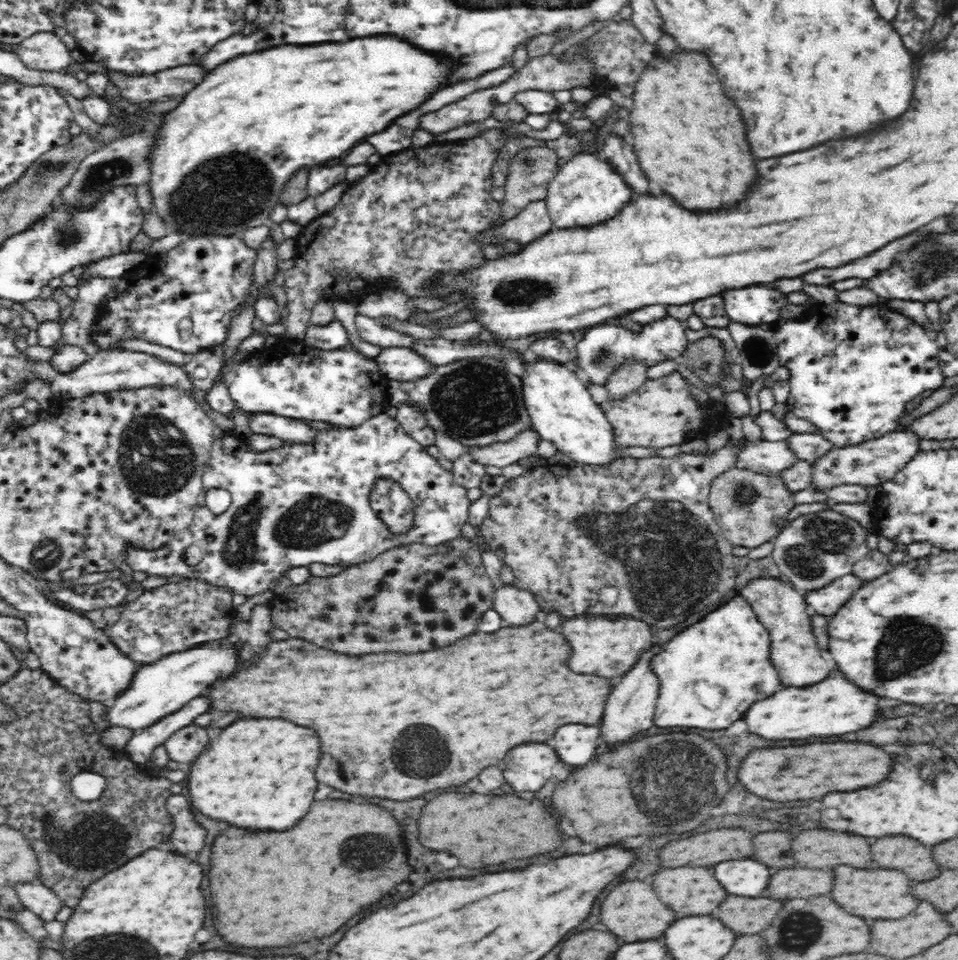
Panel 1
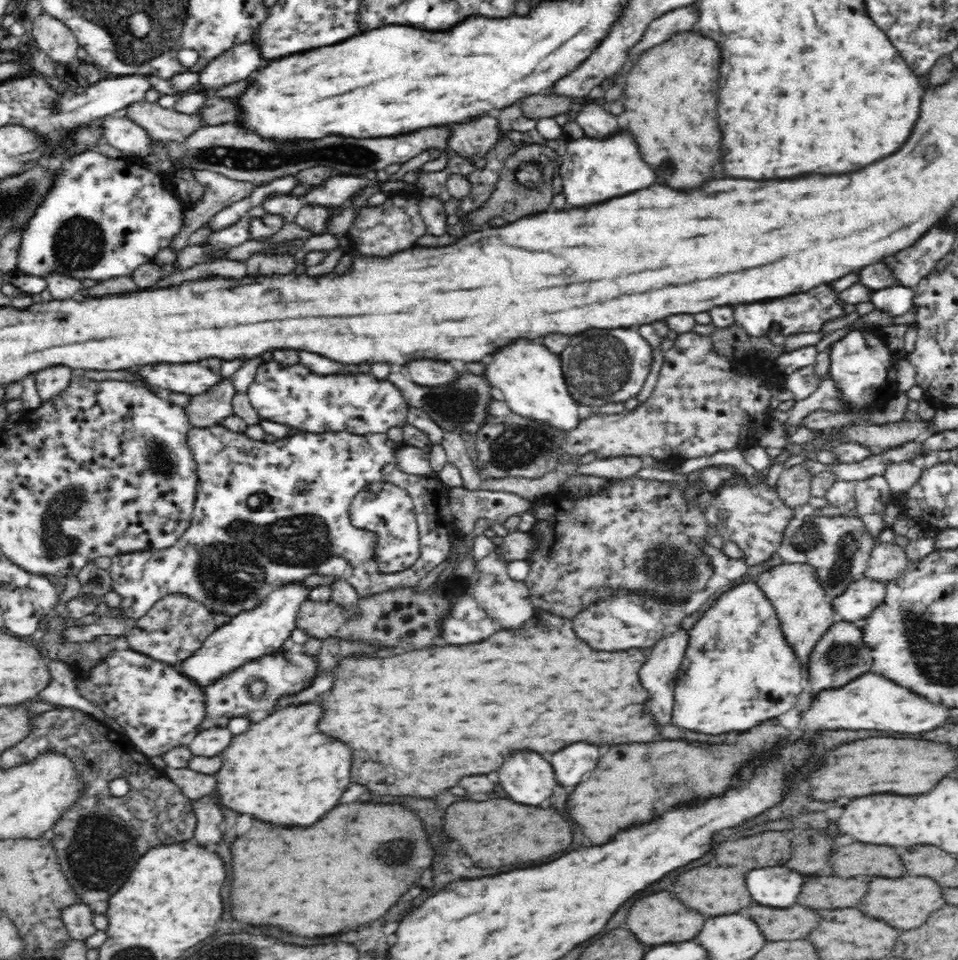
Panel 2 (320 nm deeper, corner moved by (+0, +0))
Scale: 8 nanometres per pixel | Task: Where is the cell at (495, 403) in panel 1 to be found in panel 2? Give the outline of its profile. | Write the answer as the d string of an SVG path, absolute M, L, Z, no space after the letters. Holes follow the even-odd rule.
M404 372L402 374L390 374L387 378L394 383L402 393L408 407L415 406L424 410L432 422L436 422L443 432L455 432L456 434L477 434L478 430L486 424L492 402L492 386L486 380L486 376L472 374L472 372L460 372L450 384L444 386L422 386L416 384Z

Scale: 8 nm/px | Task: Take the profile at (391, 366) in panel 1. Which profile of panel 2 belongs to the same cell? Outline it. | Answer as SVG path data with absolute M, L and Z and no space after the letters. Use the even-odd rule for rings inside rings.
M420 358L420 360L410 360L406 364L408 376L416 383L422 386L436 386L452 380L452 374L456 370L444 362L444 360L430 360L430 358Z

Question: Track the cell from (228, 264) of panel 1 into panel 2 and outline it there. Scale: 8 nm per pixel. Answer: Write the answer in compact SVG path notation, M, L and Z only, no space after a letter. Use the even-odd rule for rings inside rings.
M244 219L229 228L208 234L206 242L200 244L200 248L206 250L202 265L210 265L215 261L224 261L228 250L232 250L232 248L236 248L236 246L250 240L250 220Z

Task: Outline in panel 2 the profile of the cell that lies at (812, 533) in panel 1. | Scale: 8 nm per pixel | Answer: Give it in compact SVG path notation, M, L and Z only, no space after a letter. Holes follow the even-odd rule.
M794 516L783 530L777 552L784 563L811 566L824 594L834 598L851 582L864 580L866 561L876 544L874 535L858 516Z

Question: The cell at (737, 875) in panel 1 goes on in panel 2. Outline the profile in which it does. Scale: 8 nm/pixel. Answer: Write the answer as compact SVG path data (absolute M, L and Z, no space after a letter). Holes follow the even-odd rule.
M784 866L756 868L746 874L746 888L754 902L786 908L796 902L802 876Z

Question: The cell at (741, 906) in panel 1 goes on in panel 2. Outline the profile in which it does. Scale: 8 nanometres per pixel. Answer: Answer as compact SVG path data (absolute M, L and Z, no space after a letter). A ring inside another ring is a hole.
M752 904L744 908L744 914L756 922L760 932L766 940L798 940L804 938L812 926L816 926L816 918L820 918L814 910L804 906L790 906L790 908L770 908Z

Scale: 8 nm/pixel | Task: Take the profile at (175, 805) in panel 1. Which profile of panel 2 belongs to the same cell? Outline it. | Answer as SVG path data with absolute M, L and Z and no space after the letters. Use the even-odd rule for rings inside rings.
M208 795L201 796L191 800L191 809L196 817L192 836L194 842L198 842L200 846L216 844L220 840L220 836L222 836L222 832L218 830L222 814L220 814L216 802Z

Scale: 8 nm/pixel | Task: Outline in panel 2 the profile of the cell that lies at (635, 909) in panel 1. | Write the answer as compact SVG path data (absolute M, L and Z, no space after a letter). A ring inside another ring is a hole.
M652 892L648 896L636 898L628 910L626 916L626 926L636 938L644 944L660 944L662 940L672 940L672 942L684 942L692 940L696 936L696 930L704 924L704 916L696 914L694 910L684 908L672 894L668 892Z

